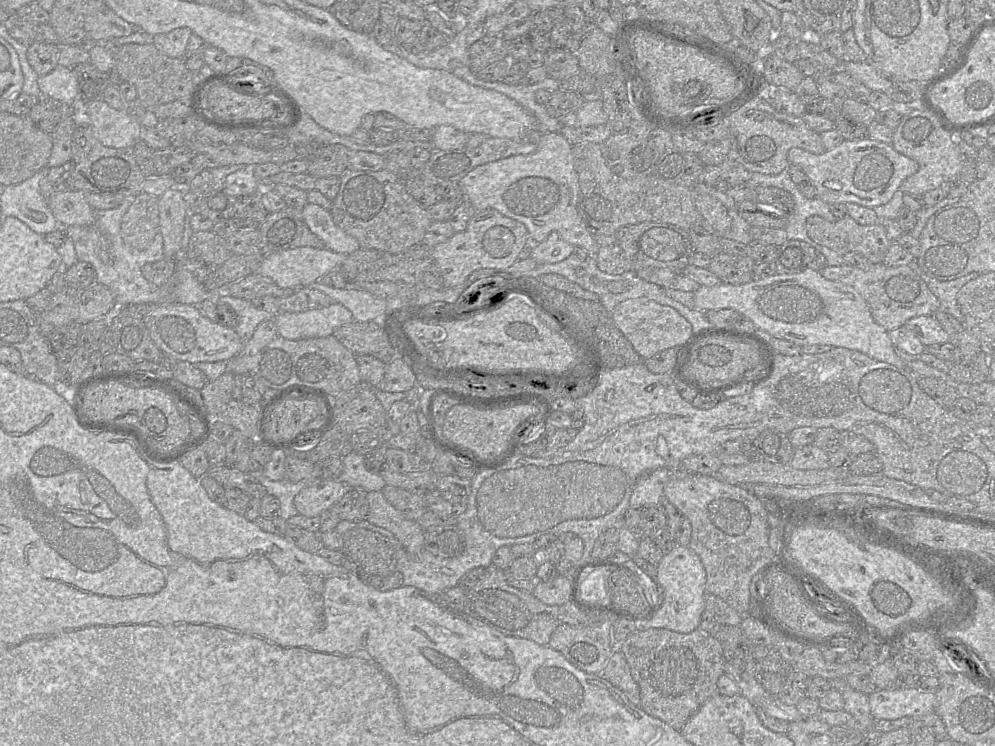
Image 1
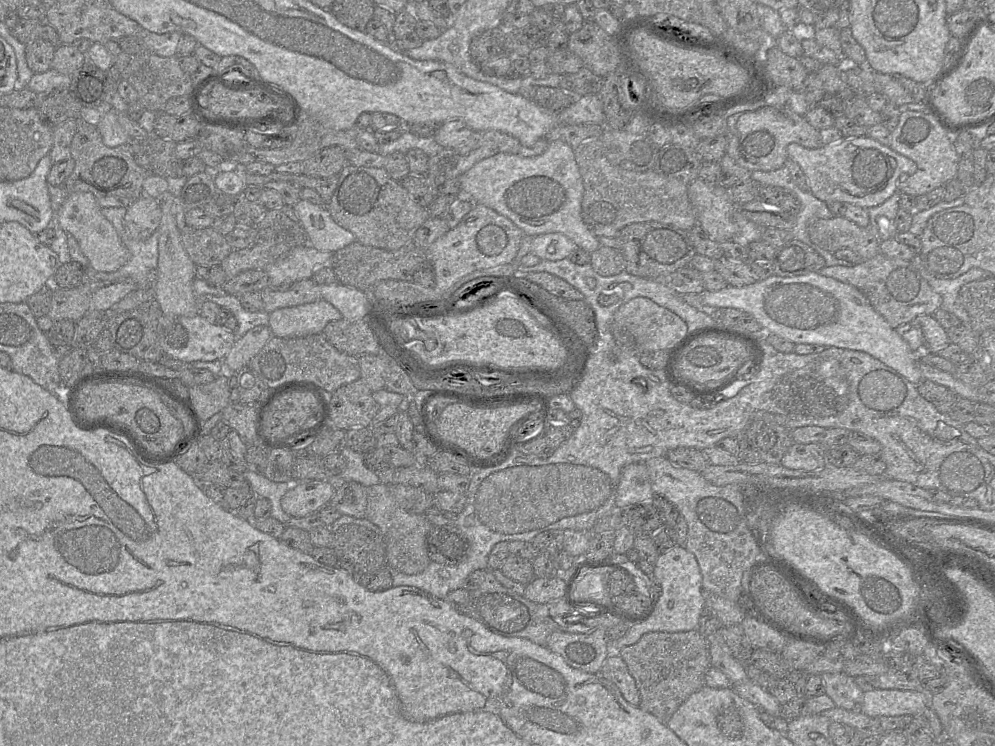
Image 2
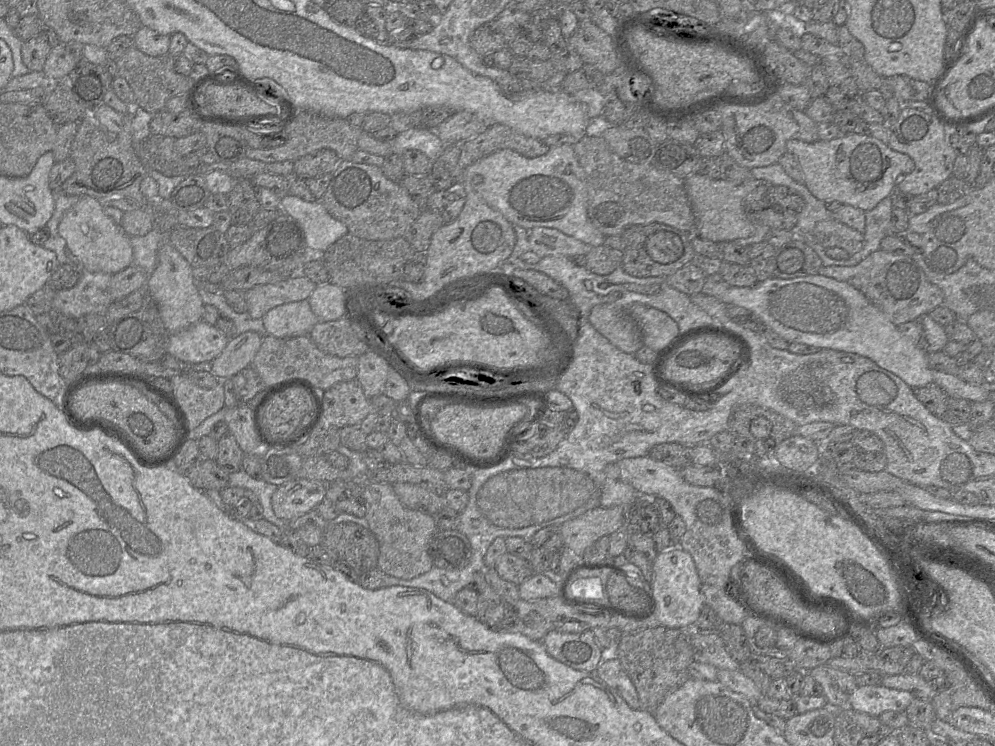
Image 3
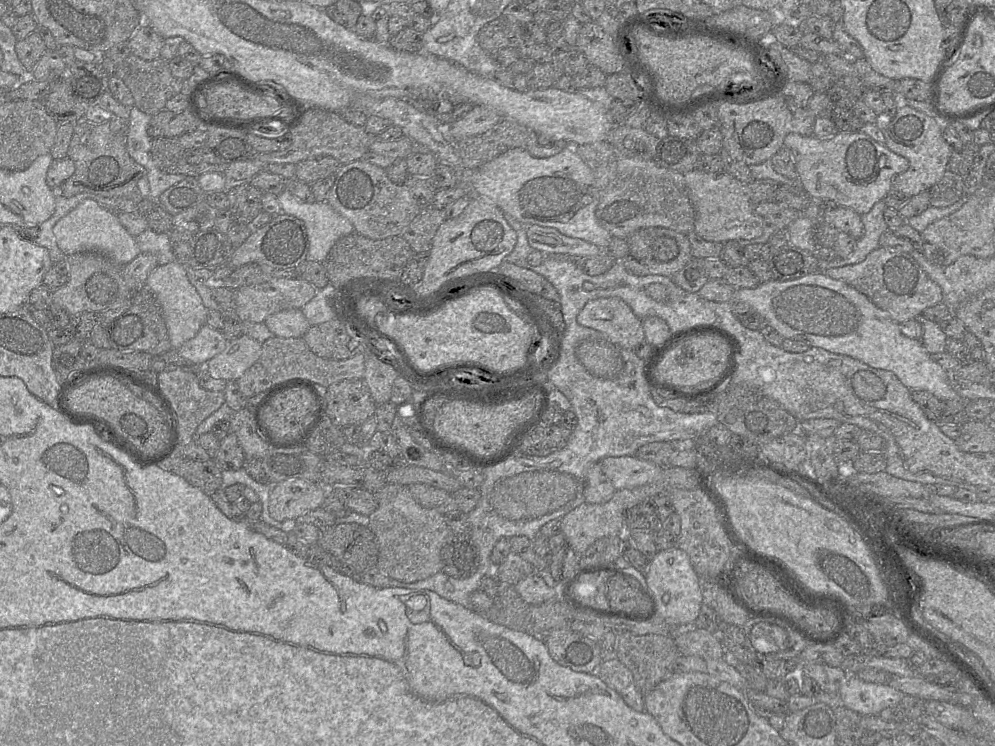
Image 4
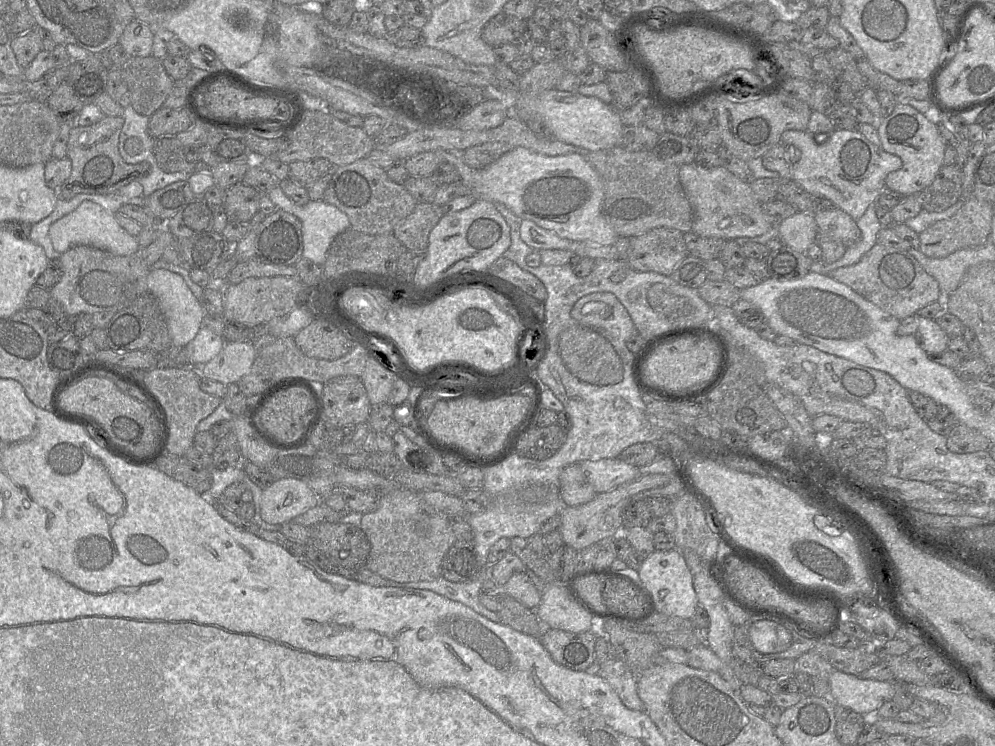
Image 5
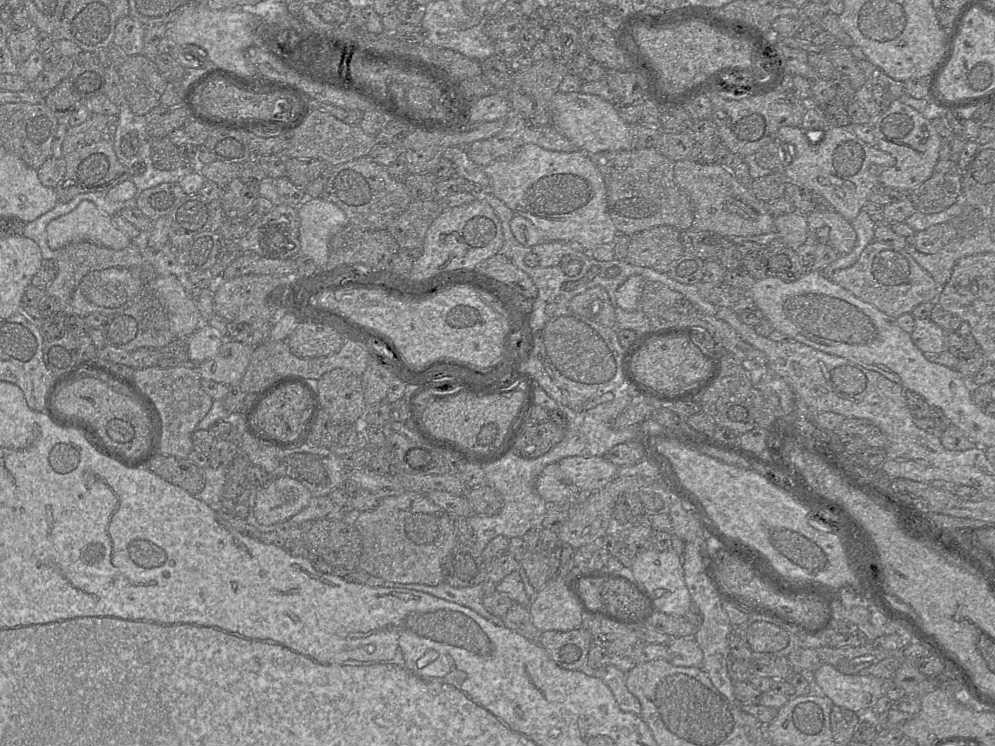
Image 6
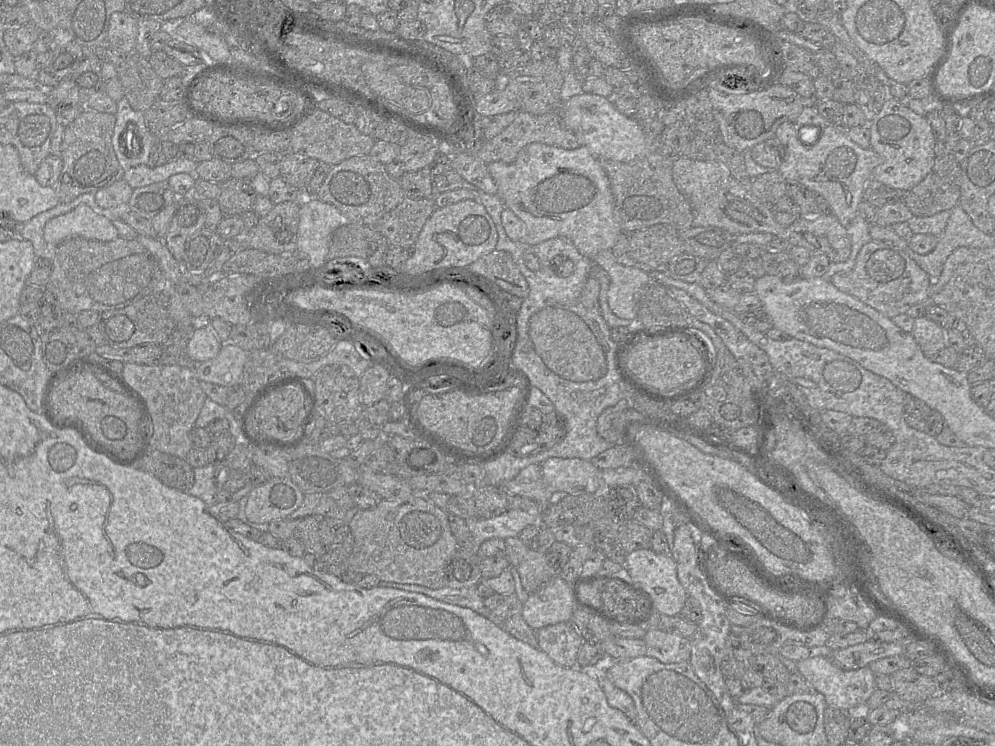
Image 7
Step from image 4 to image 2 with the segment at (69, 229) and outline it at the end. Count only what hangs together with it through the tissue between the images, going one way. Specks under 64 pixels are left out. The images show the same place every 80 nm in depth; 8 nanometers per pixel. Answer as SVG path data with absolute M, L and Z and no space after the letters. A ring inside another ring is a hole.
M90 192L70 193L58 211L59 226L78 242L90 268L96 272L114 272L129 260L129 252L115 228L102 214L97 198Z

